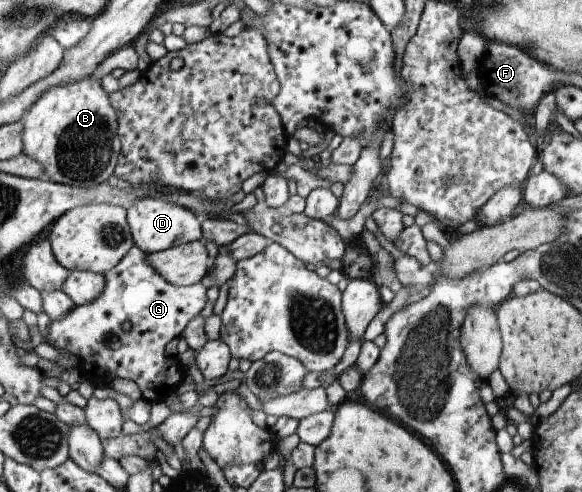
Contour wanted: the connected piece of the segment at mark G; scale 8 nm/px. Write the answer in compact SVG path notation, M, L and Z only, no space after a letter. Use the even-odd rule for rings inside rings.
M136 244L127 252L122 262L104 274L105 288L101 296L91 304L77 305L67 318L53 321L49 324L49 343L55 348L61 348L96 368L97 375L110 372L115 378L133 380L141 390L142 397L151 403L169 402L169 398L177 395L177 388L187 375L187 370L179 363L178 357L165 358L165 347L173 338L177 338L189 320L205 306L205 288L201 283L189 287L172 285L149 261L149 254L143 252ZM123 324L131 325L131 330L125 332Z

